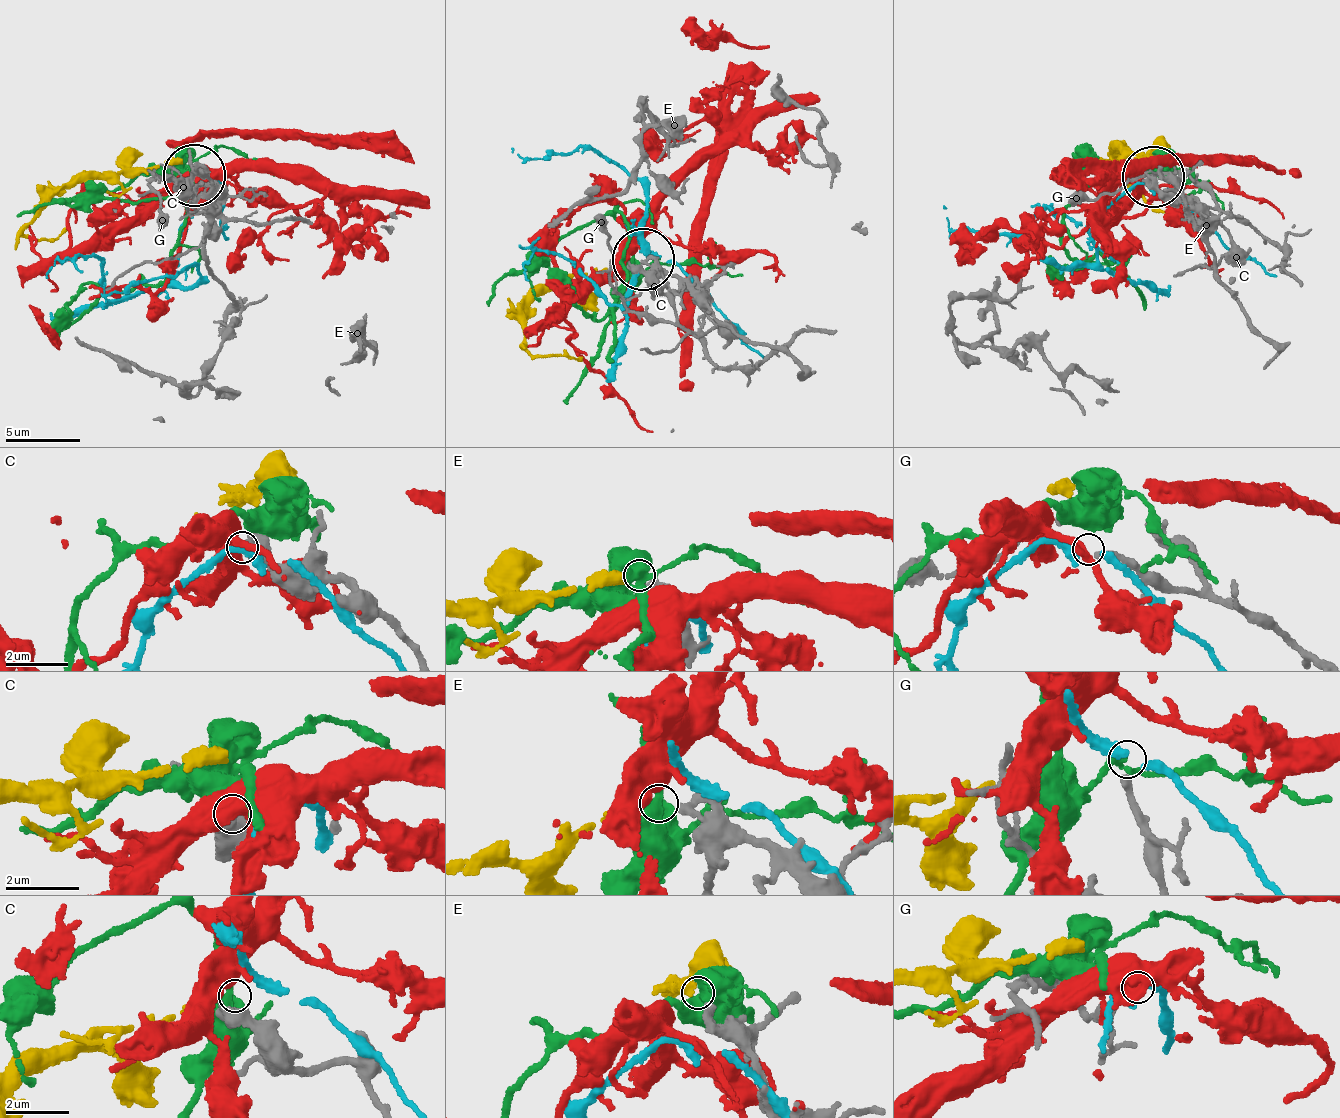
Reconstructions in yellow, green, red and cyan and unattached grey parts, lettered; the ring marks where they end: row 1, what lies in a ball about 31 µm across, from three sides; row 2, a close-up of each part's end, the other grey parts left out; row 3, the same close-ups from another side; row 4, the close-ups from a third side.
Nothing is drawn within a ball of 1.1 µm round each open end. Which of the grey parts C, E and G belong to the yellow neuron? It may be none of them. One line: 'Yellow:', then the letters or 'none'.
Yellow: E

